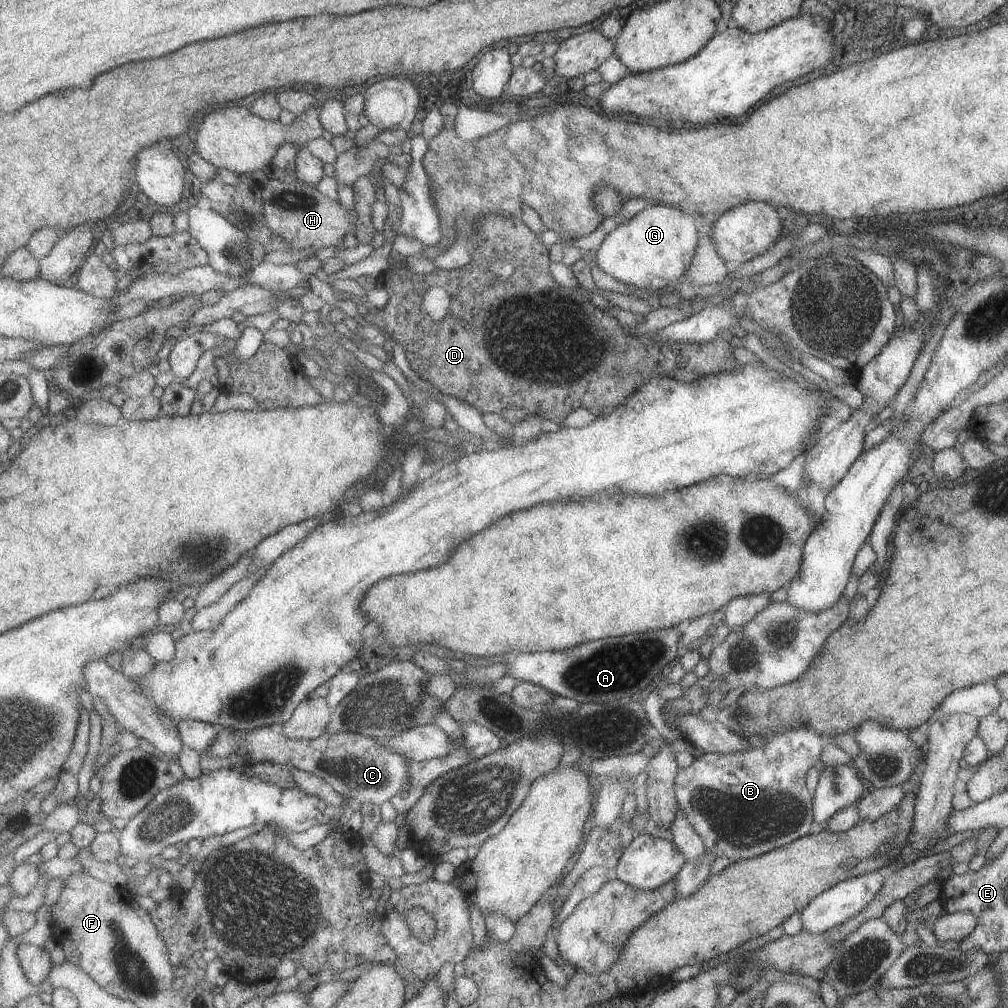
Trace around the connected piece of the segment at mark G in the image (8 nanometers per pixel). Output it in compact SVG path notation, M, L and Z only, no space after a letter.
M665 204L645 206L641 212L634 214L628 221L618 226L610 227L598 249L593 262L609 276L622 282L624 285L647 291L659 291L666 284L679 282L695 256L695 247L698 241L698 230L693 223L694 216L684 213L681 209Z

